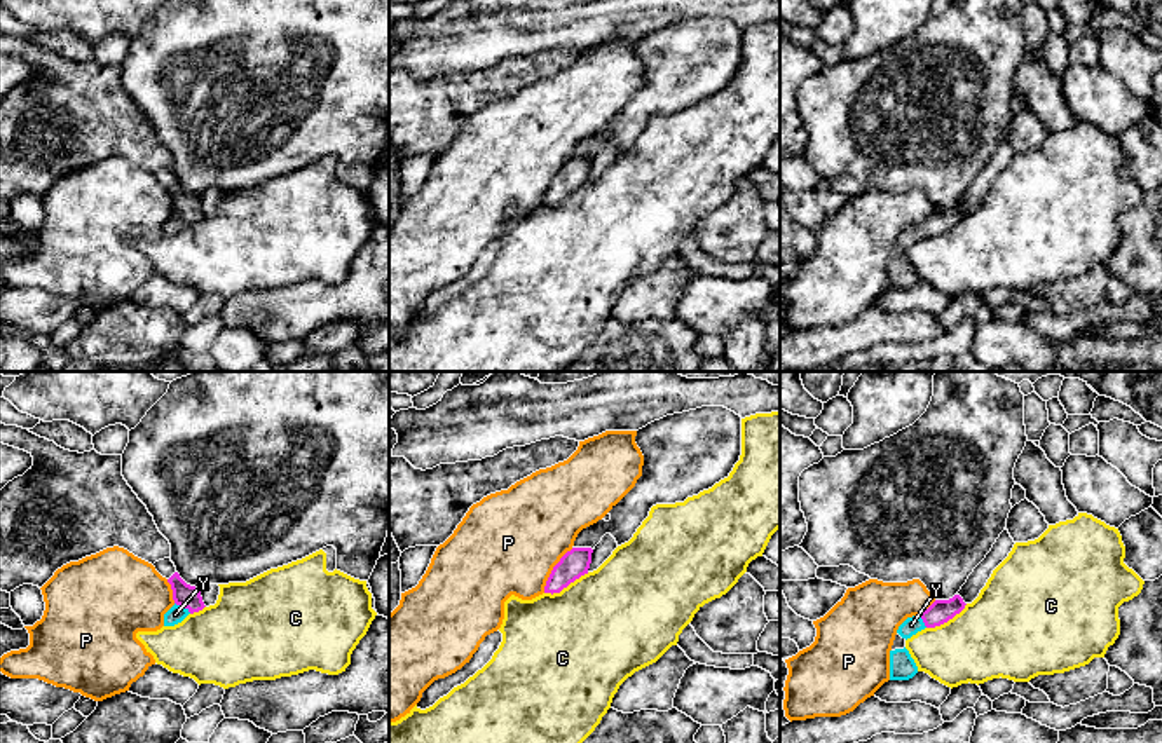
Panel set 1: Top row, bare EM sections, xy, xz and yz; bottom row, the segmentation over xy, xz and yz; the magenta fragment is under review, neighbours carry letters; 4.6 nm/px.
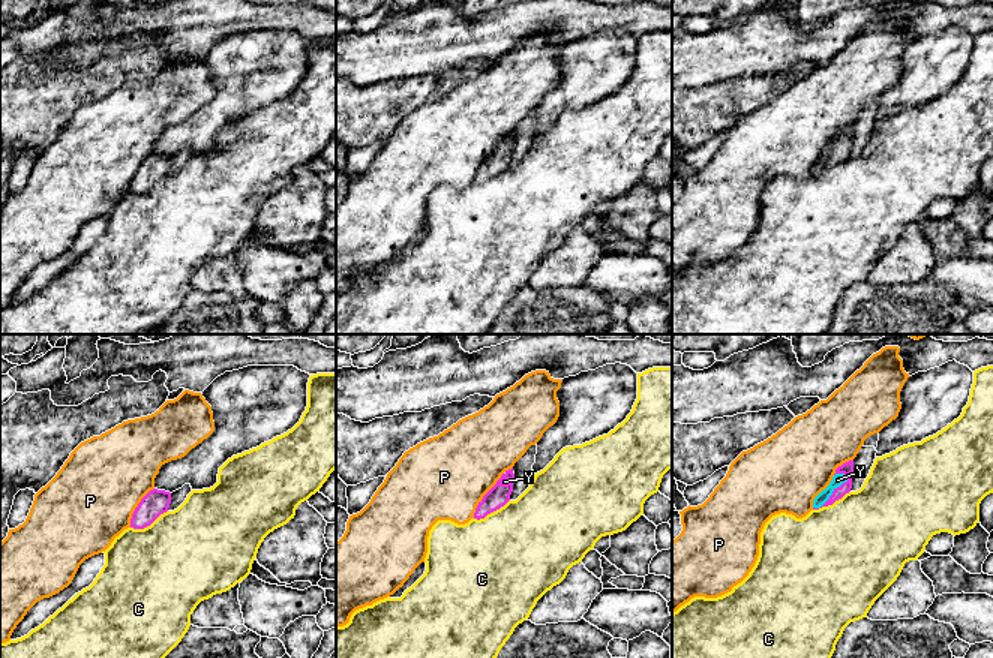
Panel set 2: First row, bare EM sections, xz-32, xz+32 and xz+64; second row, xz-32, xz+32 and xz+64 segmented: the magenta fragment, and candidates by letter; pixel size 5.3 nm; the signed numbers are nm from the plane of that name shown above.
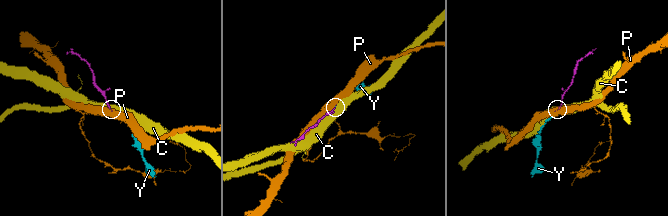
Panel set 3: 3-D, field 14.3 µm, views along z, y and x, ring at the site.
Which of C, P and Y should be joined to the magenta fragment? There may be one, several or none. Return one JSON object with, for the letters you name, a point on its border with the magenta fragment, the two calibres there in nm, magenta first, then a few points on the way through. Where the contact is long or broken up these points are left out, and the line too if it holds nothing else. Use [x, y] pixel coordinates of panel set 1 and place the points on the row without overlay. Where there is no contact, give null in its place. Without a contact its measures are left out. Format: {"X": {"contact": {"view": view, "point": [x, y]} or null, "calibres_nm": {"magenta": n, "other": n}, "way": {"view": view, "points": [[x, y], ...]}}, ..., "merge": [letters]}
{"Y": {"contact": {"view": "xy", "point": [184, 215]}, "calibres_nm": {"magenta": 110, "other": 80}, "way": {"view": "xy", "points": [[184, 204], [184, 215], [175, 224]]}}, "merge": ["Y"]}

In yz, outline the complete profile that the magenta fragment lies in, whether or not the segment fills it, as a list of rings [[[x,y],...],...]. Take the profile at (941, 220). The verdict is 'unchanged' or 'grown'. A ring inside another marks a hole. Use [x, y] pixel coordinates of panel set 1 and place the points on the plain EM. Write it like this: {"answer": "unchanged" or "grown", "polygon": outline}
{"answer": "grown", "polygon": [[[954,204],[949,209],[935,209],[926,220],[923,220],[919,225],[907,227],[897,239],[897,242],[902,248],[911,248],[918,241],[925,237],[935,237],[949,228],[953,228],[956,223],[960,223],[965,218],[965,211],[960,204]]]}

